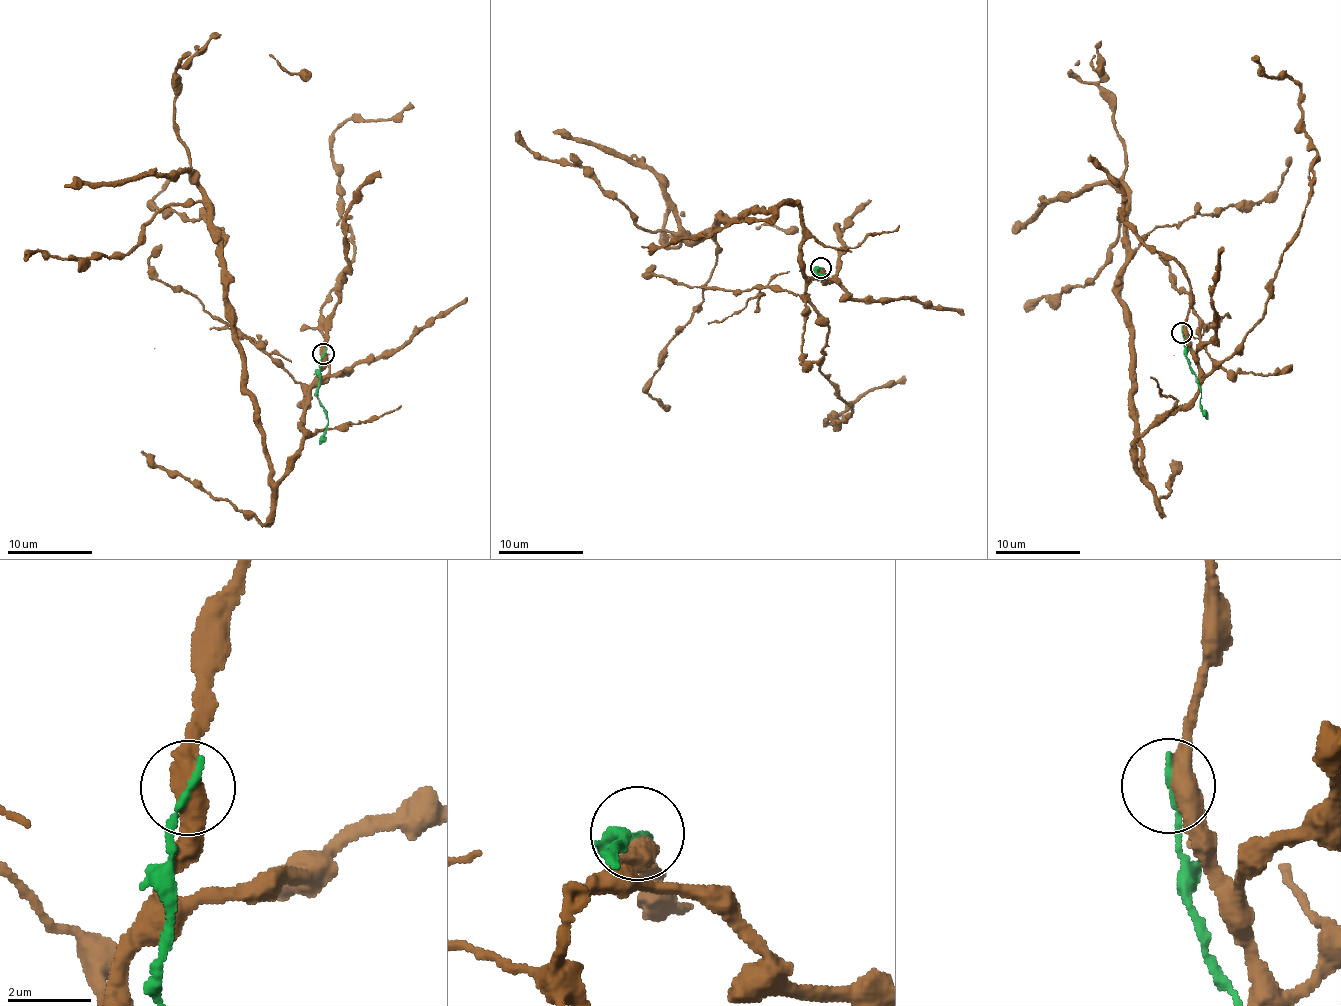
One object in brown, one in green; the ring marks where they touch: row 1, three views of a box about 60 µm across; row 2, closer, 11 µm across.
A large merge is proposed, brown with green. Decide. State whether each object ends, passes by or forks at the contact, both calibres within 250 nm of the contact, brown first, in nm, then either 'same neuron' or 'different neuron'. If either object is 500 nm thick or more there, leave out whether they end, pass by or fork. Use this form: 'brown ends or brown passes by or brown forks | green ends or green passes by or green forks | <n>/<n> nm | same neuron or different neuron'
500/180 nm | different neuron

